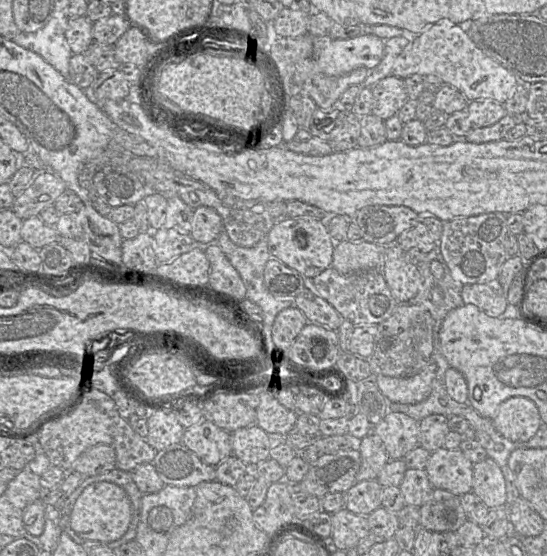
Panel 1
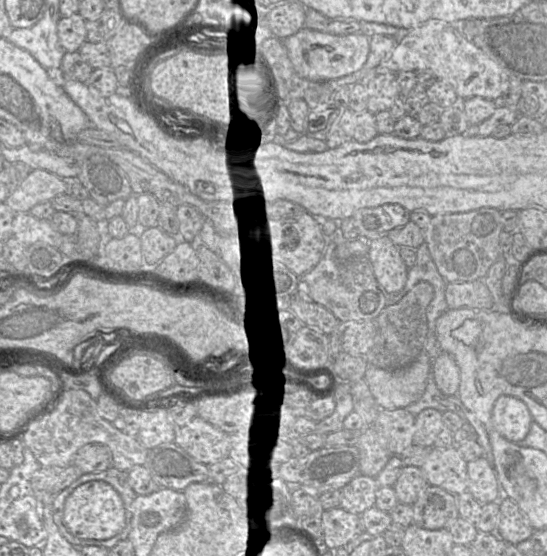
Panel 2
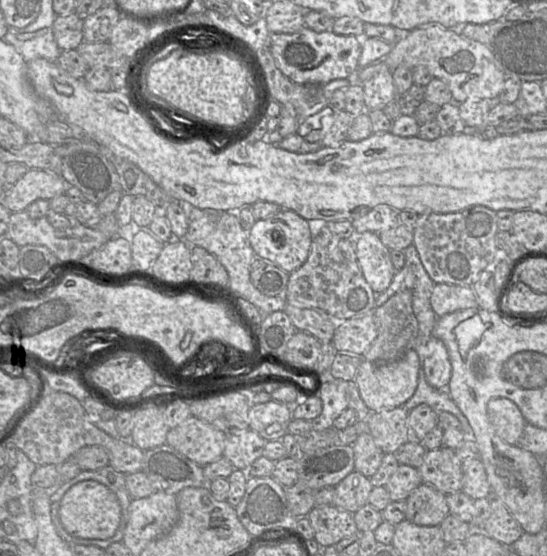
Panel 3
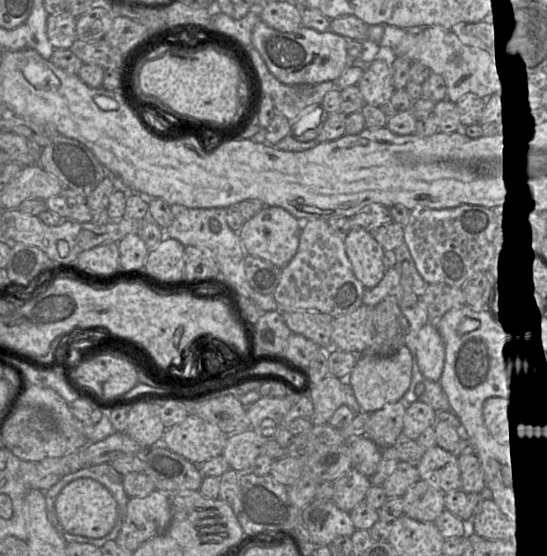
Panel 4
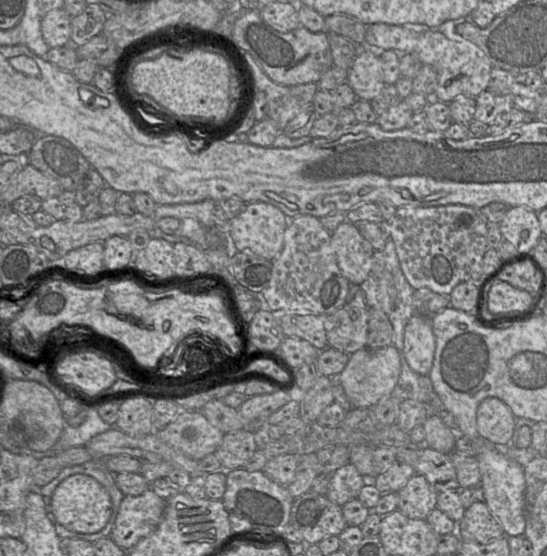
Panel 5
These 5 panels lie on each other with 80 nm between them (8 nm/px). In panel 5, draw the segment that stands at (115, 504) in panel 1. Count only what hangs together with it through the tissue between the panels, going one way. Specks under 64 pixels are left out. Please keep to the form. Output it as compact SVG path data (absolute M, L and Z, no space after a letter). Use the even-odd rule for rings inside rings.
M75 474L63 480L51 496L52 513L62 527L81 534L95 534L108 523L112 514L112 505L106 489L94 478Z

